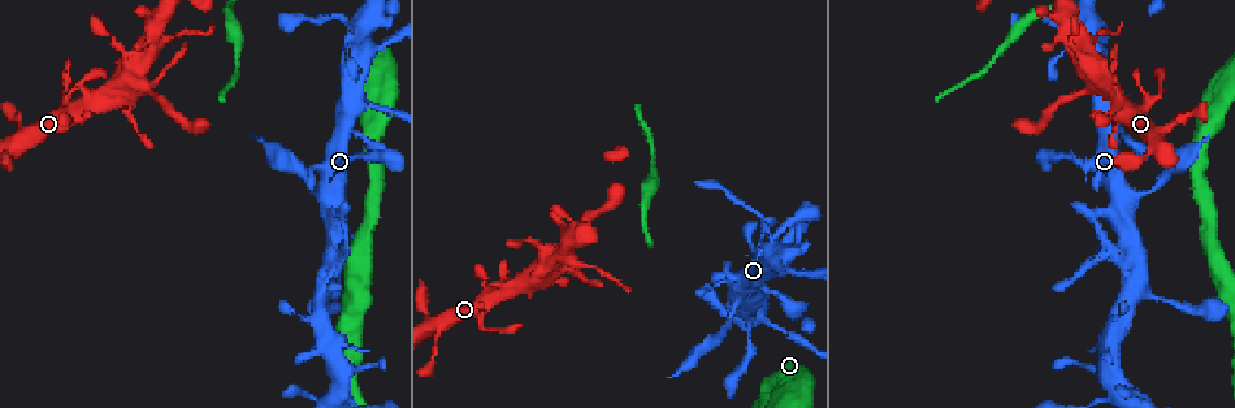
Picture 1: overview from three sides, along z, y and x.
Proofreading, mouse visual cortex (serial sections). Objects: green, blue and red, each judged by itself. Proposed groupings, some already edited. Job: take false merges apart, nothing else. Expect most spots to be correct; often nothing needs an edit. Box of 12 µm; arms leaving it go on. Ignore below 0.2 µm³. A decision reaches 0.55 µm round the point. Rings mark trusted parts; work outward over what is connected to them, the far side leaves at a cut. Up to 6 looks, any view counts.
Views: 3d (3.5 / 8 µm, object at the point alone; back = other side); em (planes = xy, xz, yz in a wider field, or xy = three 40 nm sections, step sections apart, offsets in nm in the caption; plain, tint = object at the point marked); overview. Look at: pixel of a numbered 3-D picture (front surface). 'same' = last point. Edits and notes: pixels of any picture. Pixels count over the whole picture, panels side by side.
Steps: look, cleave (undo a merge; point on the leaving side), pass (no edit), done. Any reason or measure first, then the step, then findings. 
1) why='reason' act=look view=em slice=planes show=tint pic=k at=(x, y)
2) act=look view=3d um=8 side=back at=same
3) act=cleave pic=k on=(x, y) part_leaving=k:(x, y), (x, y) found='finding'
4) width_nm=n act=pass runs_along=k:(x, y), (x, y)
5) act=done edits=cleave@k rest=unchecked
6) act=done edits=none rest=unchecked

why='three arms meet' act=look view=3d um=8 pic=1 at=(144, 83)

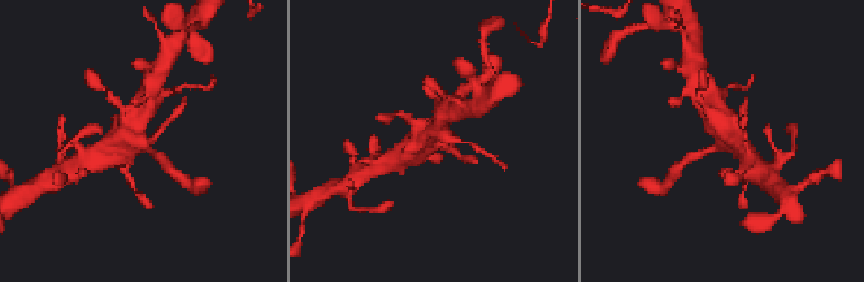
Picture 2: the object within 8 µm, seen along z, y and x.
why='zoom in' act=look view=3d um=3.5 pic=2 at=(138, 140)

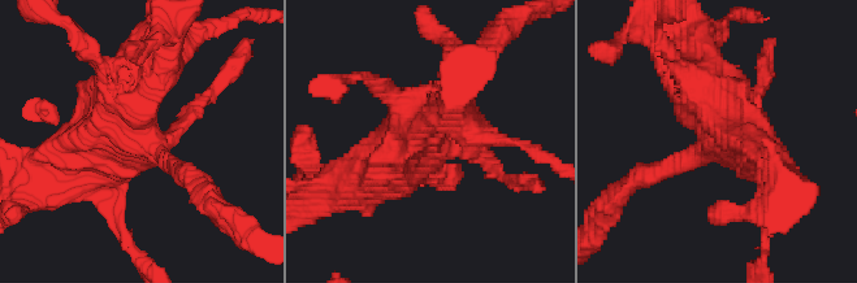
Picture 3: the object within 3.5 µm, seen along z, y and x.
act=look view=em slice=xy step=2 show=tint pic=3 at=(148, 138)

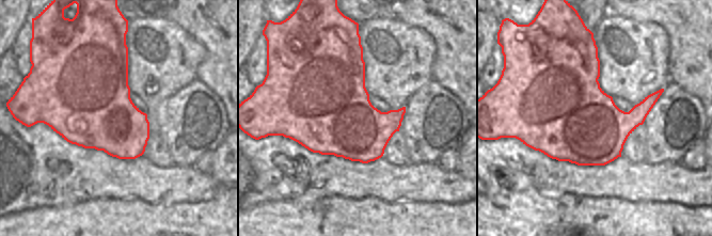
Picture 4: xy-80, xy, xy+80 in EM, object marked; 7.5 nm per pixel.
width_nm=650 act=pass runs_along=3:(57, 162), (125, 131), (158, 60) found='continuous, no second cell'

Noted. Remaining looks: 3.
why='two arms at a narrow angle' act=look view=3d um=3.5 pic=1 at=(377, 114)

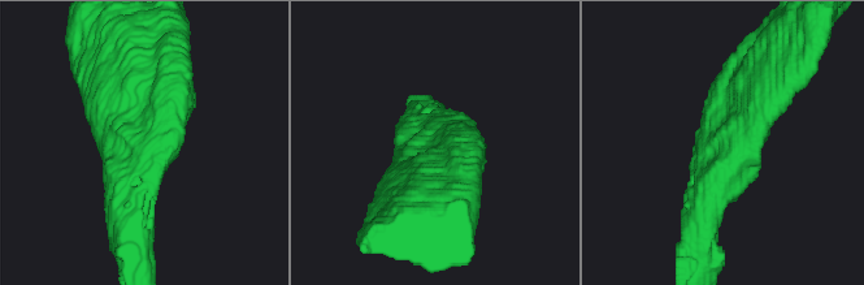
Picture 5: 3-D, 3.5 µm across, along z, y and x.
act=look view=em slice=xy step=5 show=tint pic=5 at=(729, 143)

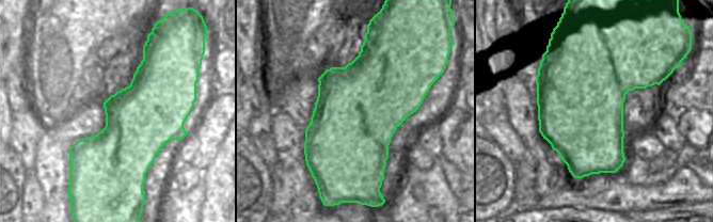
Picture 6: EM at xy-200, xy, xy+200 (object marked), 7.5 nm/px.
act=look view=em slice=xy step=2 show=tint at=same

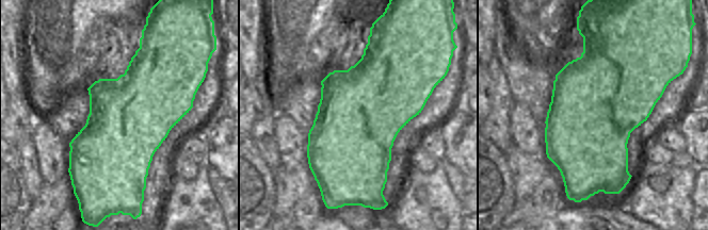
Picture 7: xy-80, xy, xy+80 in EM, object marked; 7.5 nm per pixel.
act=pass runs_along=5:(698, 237), (758, 69) found='continuous, no second cell'

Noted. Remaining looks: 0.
act=done edits=none rest=unchecked

